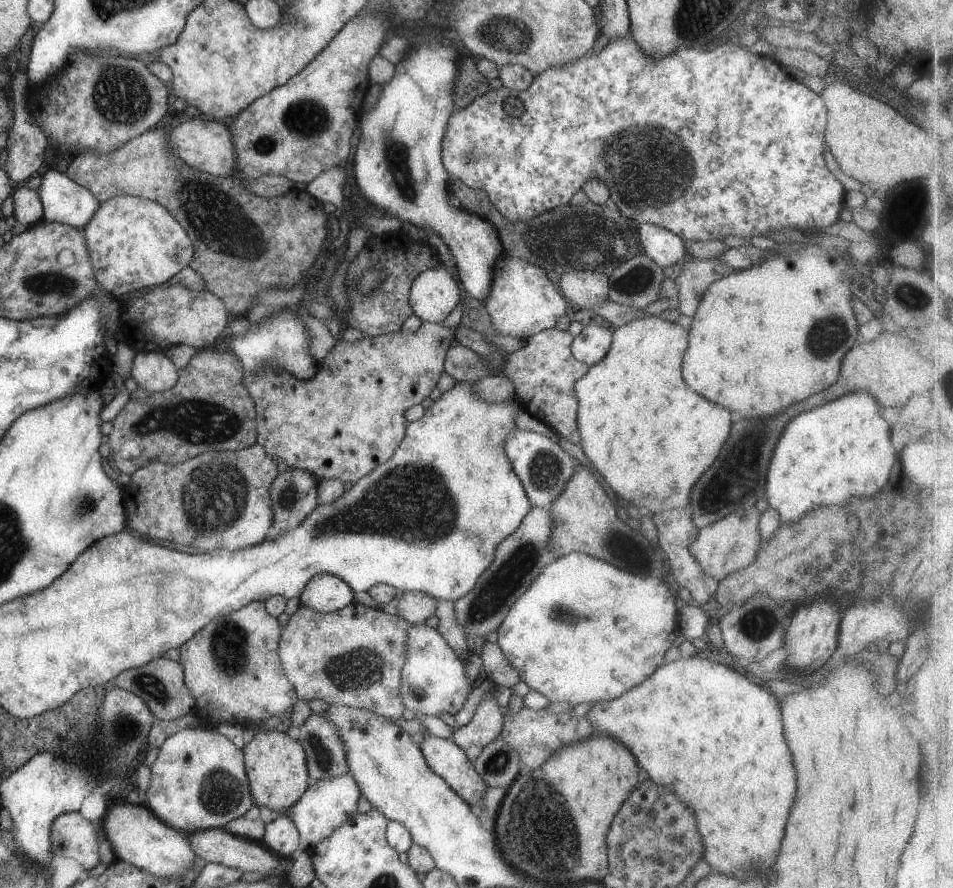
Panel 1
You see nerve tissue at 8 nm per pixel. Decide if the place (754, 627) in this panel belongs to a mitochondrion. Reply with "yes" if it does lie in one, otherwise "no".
yes

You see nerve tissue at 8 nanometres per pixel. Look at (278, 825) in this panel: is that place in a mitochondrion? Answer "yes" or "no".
no

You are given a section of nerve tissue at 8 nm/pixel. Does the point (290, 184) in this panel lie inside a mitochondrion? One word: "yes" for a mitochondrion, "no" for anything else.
no

